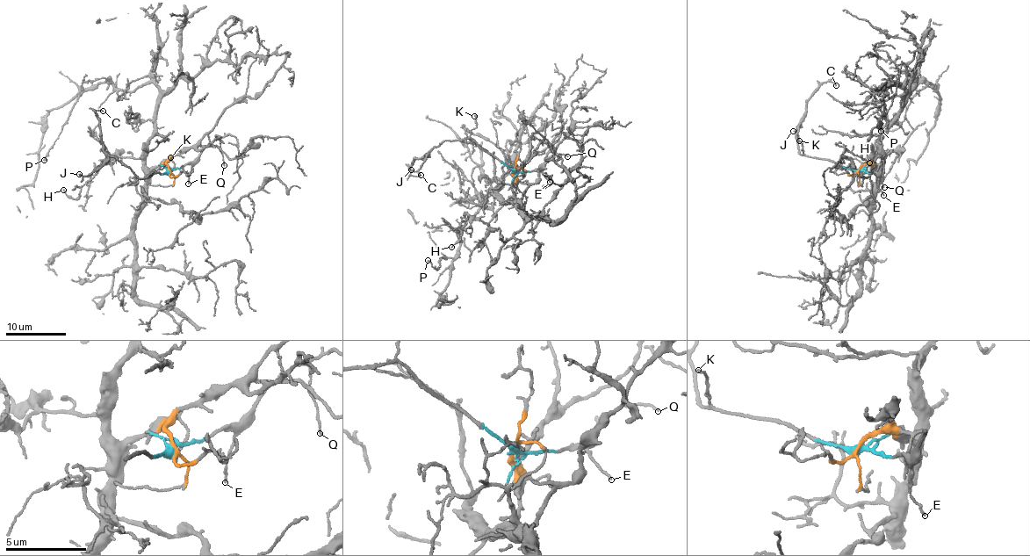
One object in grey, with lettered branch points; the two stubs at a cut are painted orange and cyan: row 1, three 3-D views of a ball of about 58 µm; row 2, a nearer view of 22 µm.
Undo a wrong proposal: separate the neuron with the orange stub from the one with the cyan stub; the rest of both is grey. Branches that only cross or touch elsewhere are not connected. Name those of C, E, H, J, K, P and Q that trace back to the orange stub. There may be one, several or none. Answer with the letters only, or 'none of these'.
H, P

